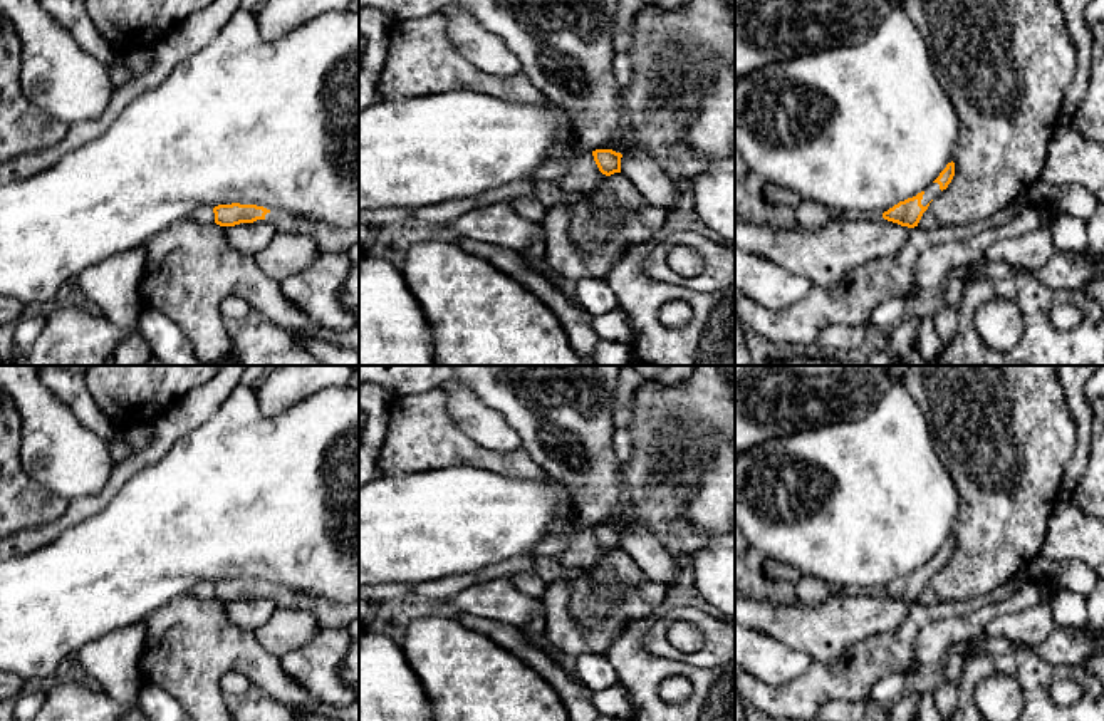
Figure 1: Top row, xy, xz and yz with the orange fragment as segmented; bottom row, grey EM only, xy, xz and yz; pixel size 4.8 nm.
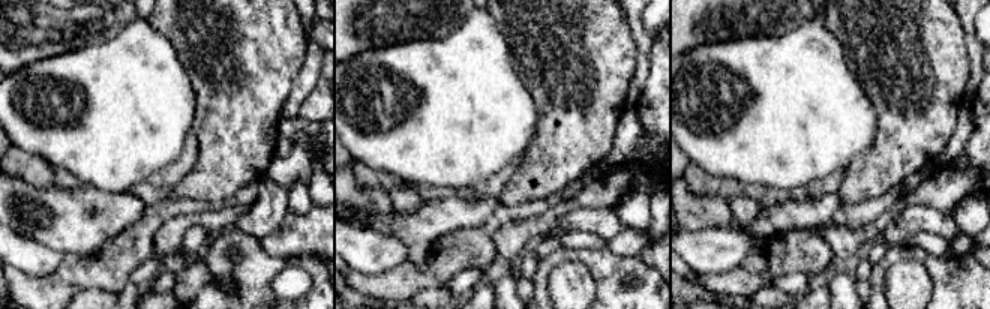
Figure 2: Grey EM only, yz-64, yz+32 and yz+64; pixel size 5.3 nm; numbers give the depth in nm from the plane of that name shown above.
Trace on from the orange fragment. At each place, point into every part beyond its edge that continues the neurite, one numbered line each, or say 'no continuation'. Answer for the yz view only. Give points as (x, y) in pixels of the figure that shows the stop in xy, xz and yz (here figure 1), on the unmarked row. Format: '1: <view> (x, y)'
1: yz (932, 567)

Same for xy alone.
1: xy (328, 614)

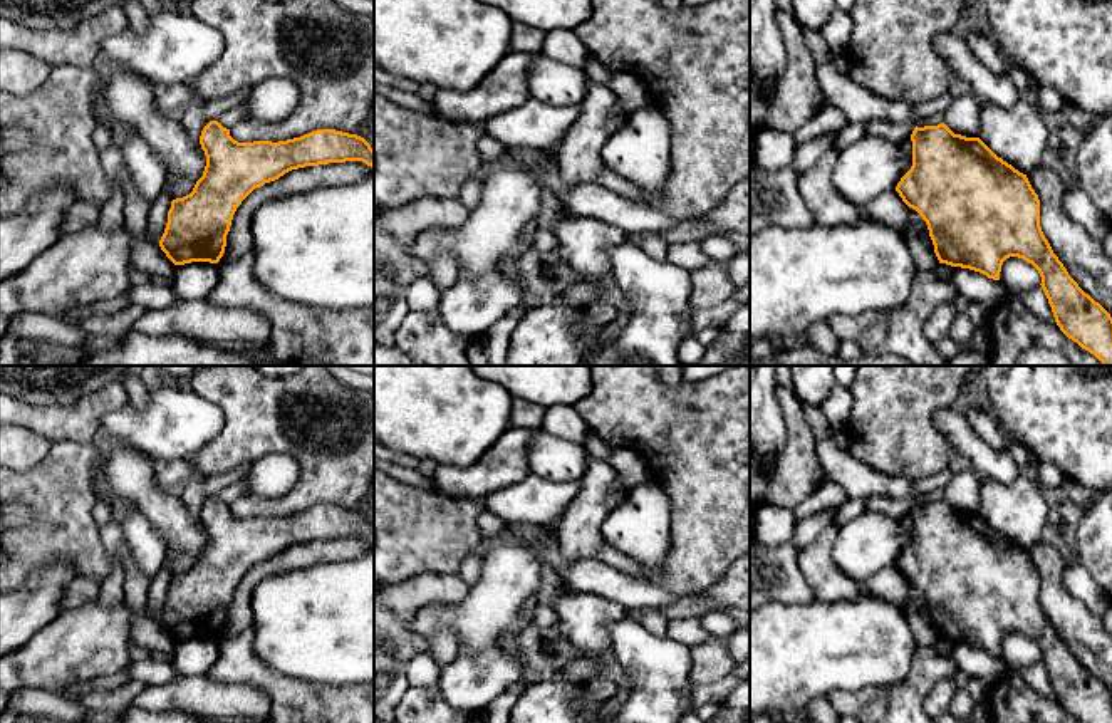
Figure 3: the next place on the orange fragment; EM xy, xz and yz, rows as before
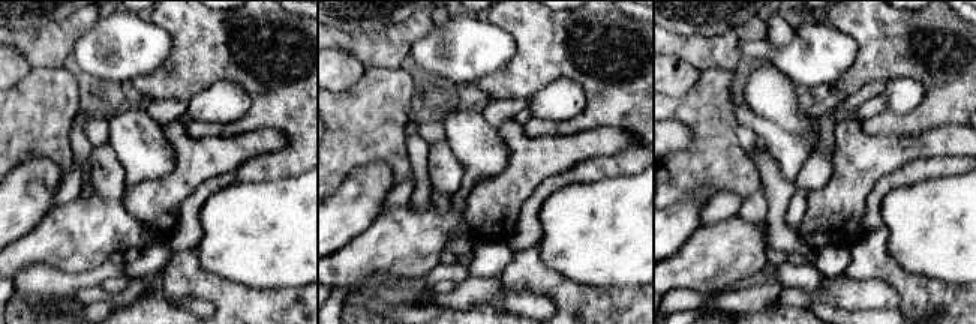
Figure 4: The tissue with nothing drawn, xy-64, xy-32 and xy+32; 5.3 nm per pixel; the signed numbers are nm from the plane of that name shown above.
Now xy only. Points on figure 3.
no continuation

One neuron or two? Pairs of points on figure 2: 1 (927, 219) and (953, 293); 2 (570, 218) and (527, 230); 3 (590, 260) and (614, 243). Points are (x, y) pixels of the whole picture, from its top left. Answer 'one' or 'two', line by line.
1: two
2: two
3: two

